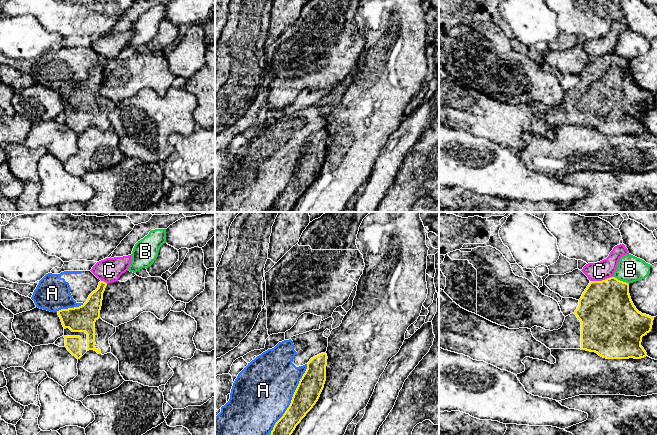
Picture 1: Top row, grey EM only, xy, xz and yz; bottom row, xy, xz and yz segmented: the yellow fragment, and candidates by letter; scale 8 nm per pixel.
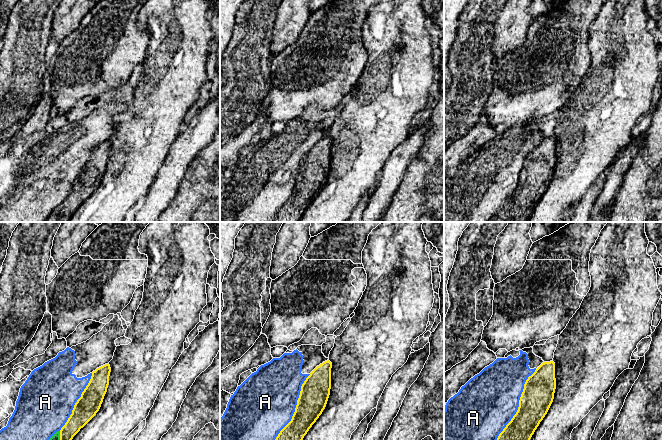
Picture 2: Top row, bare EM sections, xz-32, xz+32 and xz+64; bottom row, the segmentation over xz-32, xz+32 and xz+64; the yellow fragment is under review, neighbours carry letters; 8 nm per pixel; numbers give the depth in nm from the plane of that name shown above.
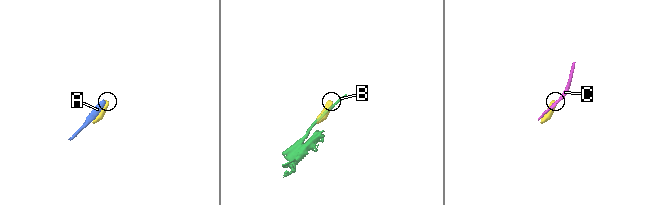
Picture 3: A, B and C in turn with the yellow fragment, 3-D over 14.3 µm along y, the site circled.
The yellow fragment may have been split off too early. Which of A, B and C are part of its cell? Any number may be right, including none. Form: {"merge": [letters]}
{"merge": []}

